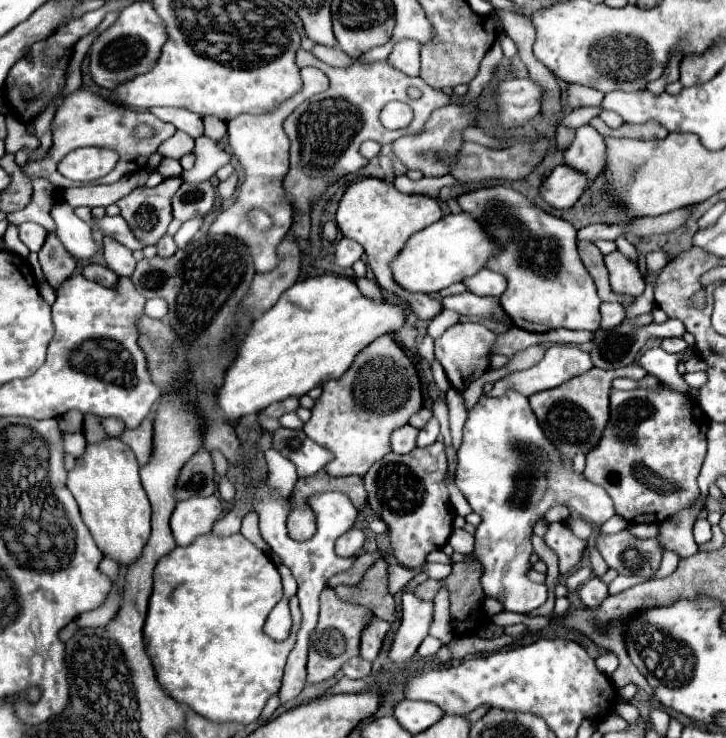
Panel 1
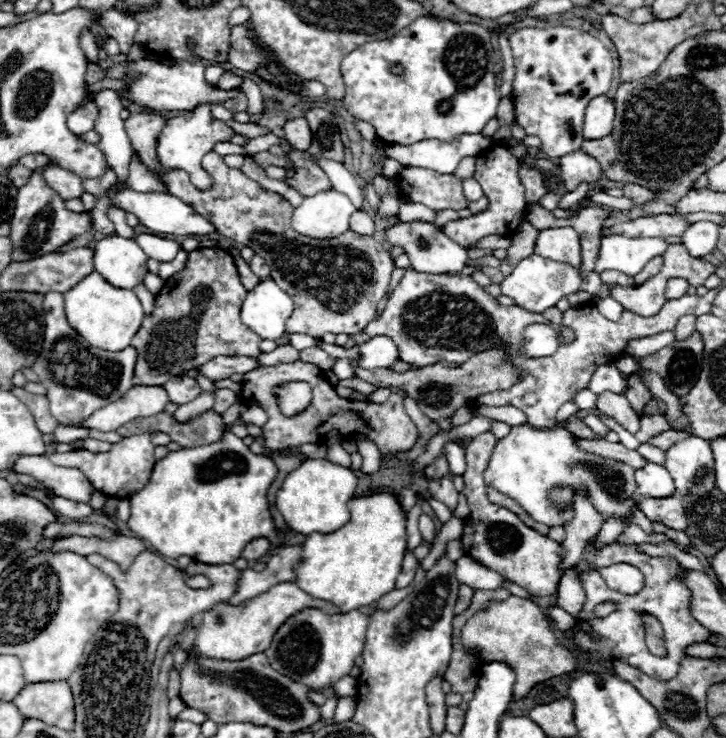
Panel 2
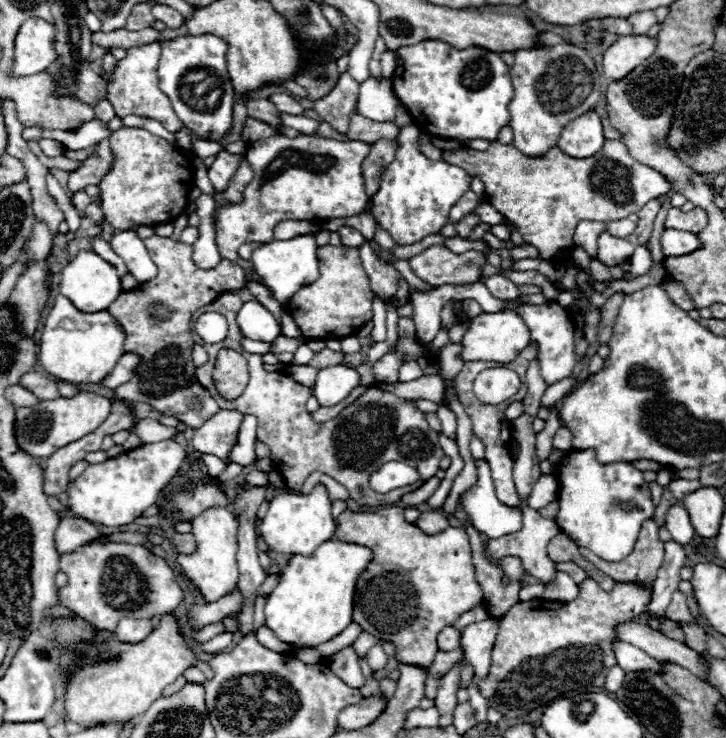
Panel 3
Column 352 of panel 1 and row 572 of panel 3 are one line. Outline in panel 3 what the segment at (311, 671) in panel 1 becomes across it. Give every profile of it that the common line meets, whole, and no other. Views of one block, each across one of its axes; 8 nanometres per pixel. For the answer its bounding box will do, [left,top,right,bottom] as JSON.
[578,520,664,586]

